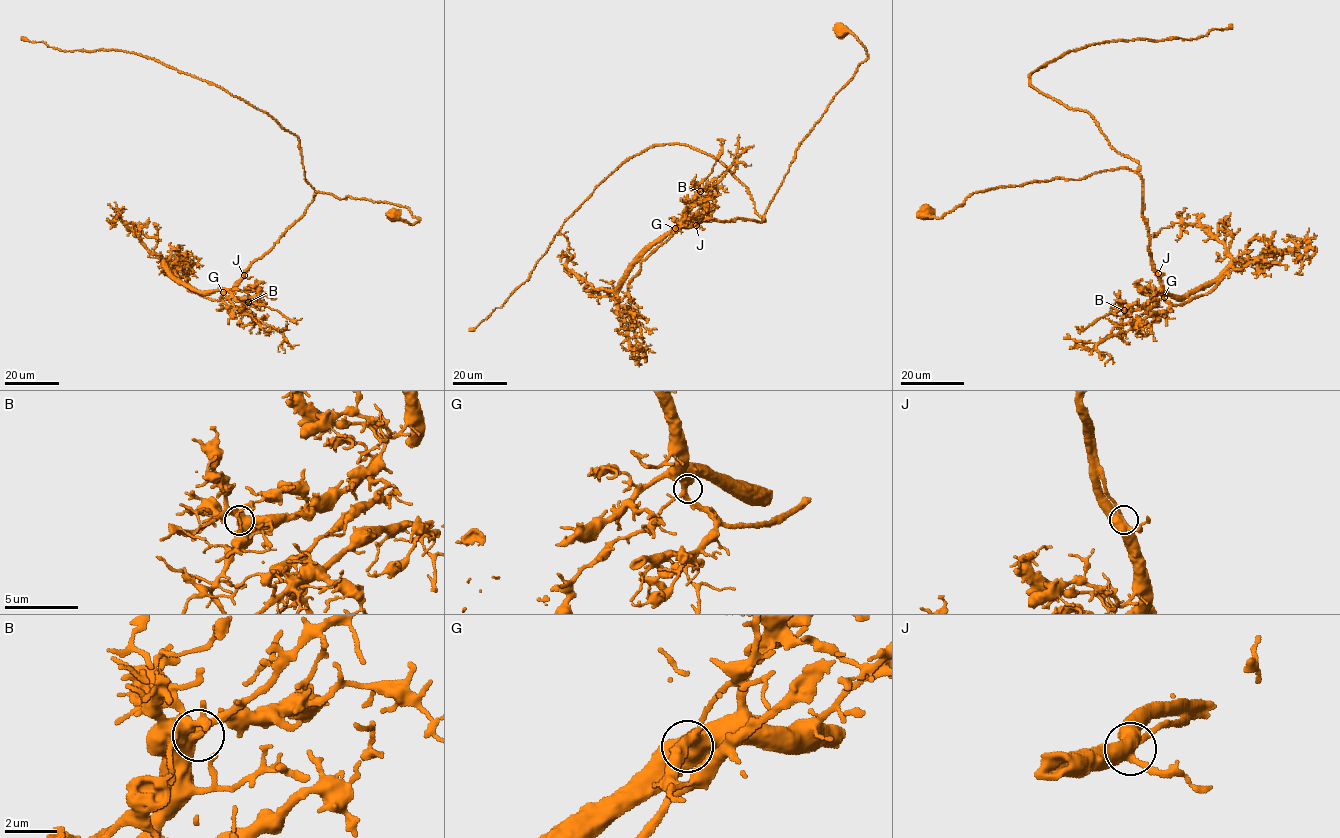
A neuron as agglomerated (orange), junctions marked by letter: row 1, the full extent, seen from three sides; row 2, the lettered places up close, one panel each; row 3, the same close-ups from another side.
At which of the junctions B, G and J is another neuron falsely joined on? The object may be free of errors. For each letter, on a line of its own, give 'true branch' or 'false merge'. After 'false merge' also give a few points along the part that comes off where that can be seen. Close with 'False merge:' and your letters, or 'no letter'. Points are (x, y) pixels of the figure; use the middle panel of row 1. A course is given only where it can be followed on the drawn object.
B: true branch
G: true branch
J: true branch
False merge: no letter

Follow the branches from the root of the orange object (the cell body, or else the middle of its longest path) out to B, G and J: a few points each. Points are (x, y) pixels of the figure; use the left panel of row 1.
B: (393, 216), (412, 225), (419, 218), (405, 207), (317, 192), (305, 212), (229, 290), (248, 302)
G: (393, 216), (412, 225), (419, 218), (405, 207), (349, 196), (340, 200), (317, 192), (305, 212), (223, 292)
J: (393, 216), (412, 225), (419, 218), (405, 207), (349, 196), (340, 200), (317, 192), (305, 212), (244, 275)

